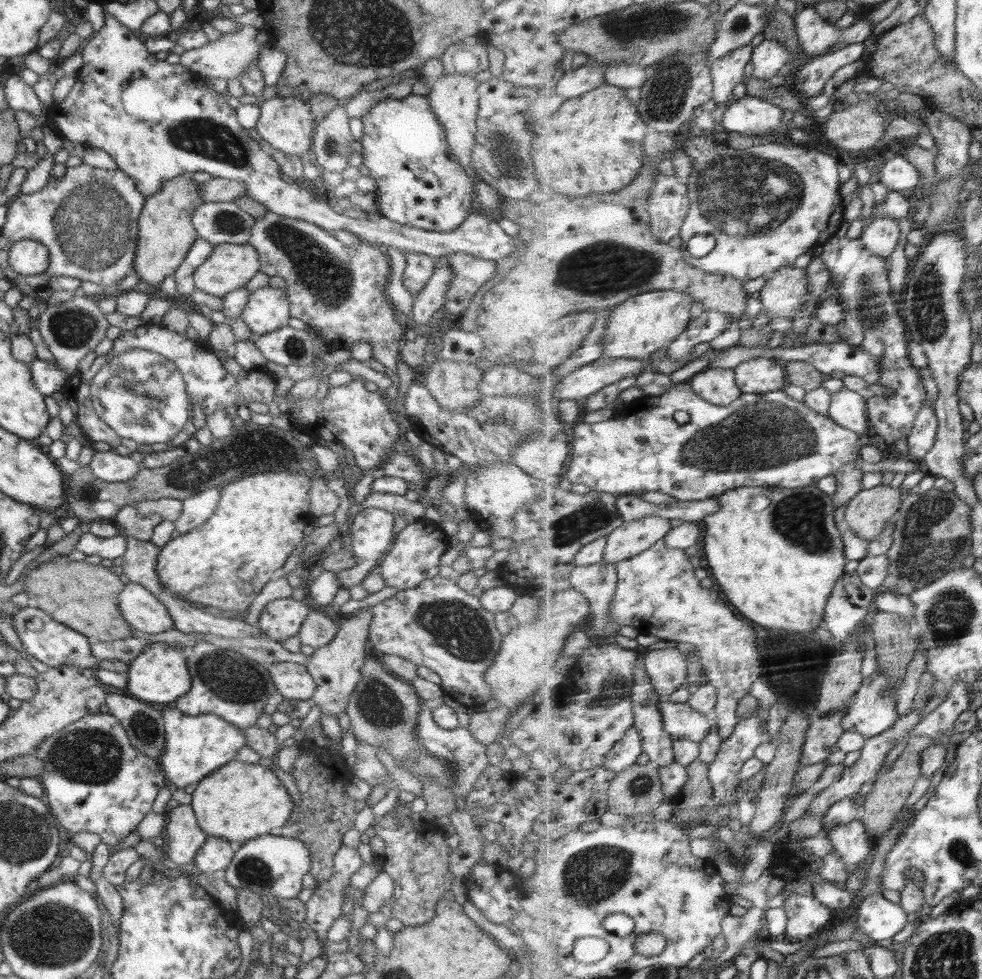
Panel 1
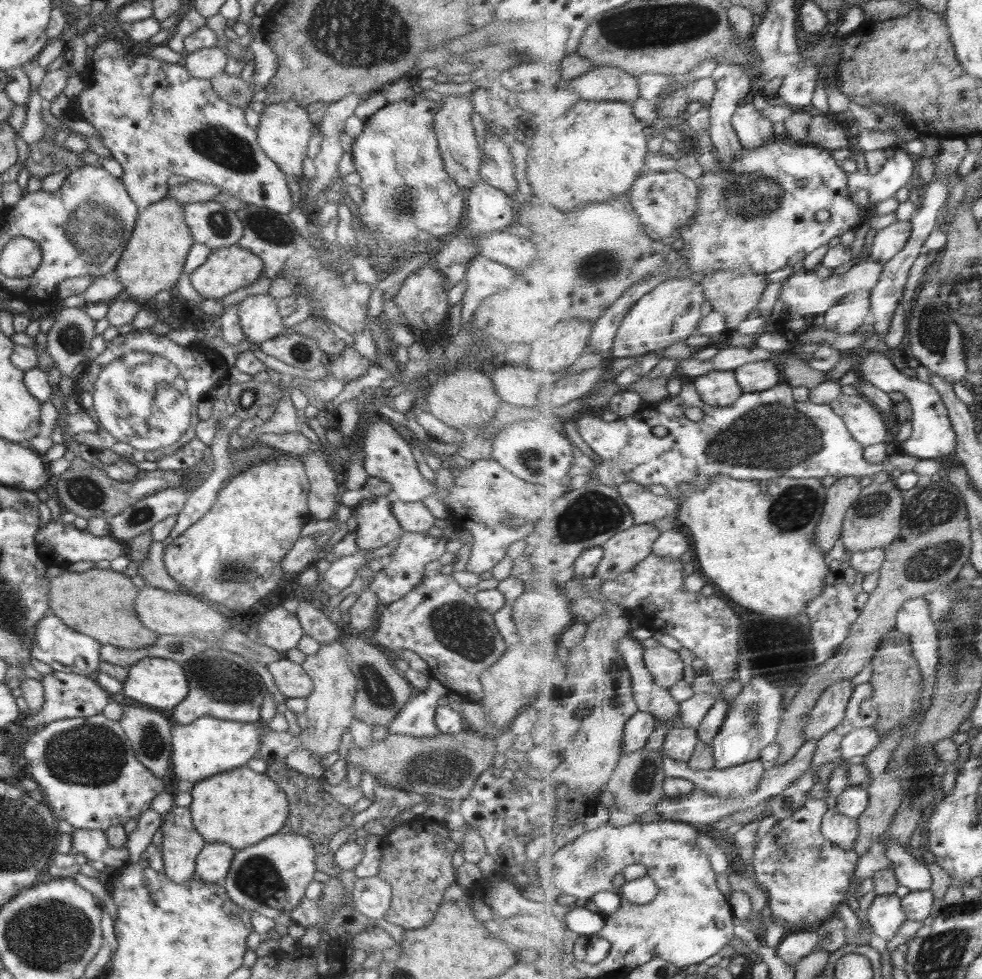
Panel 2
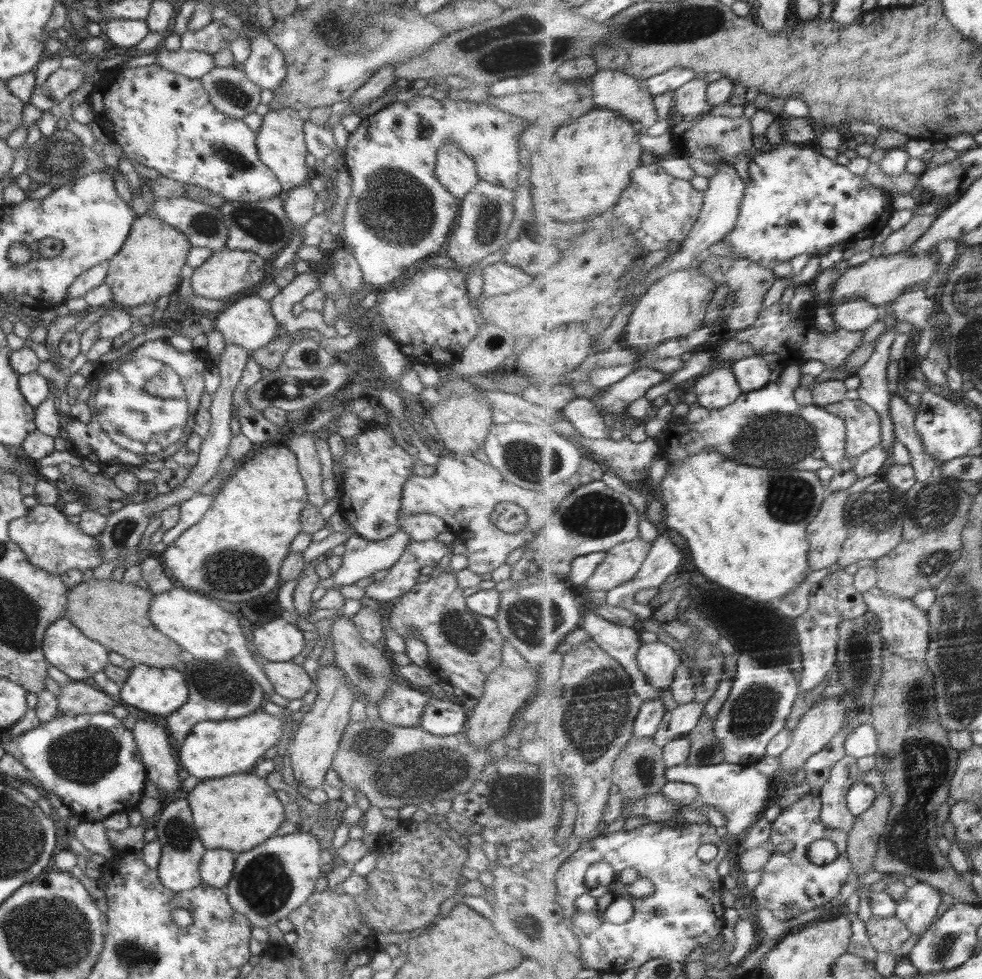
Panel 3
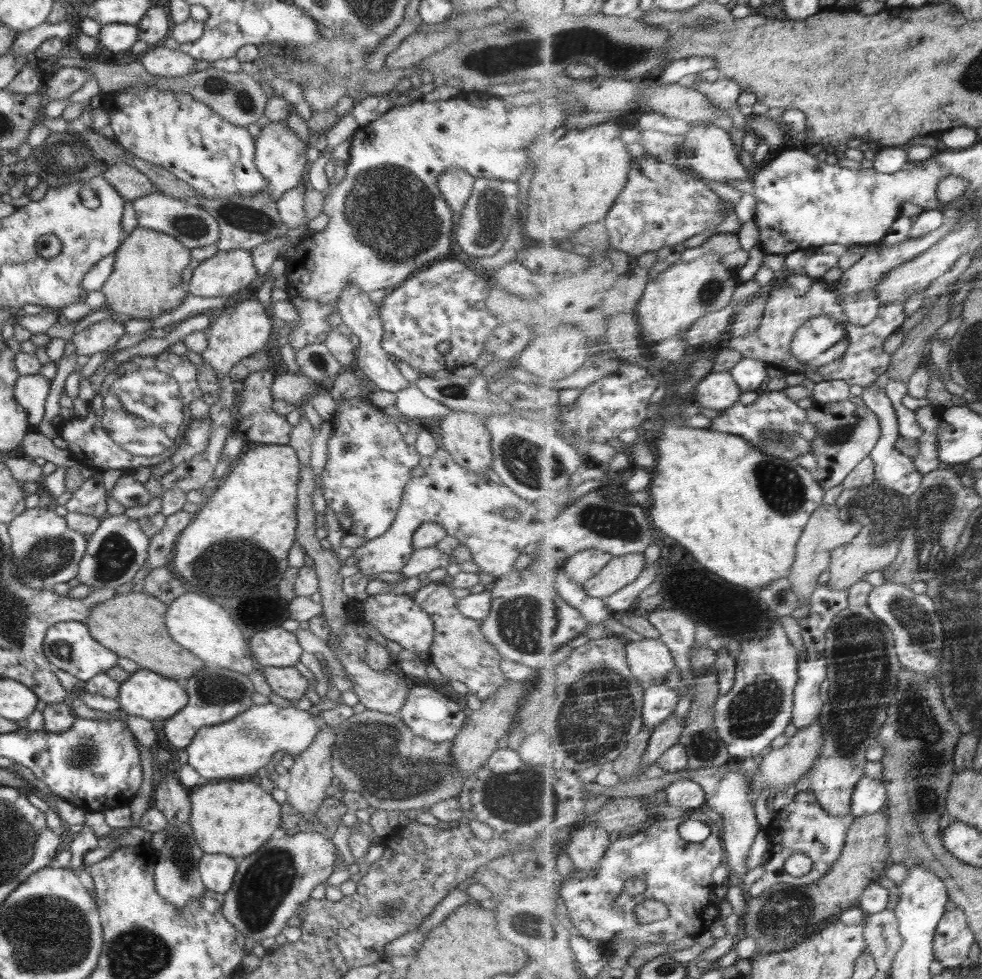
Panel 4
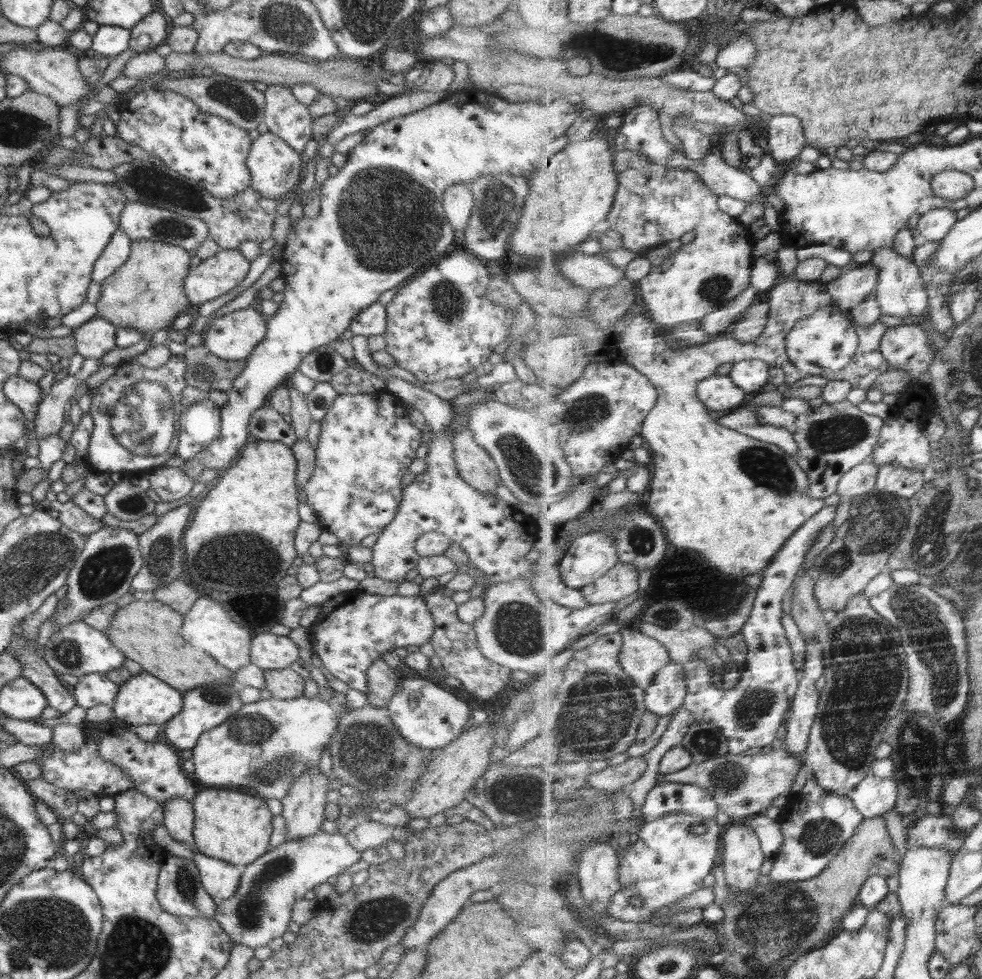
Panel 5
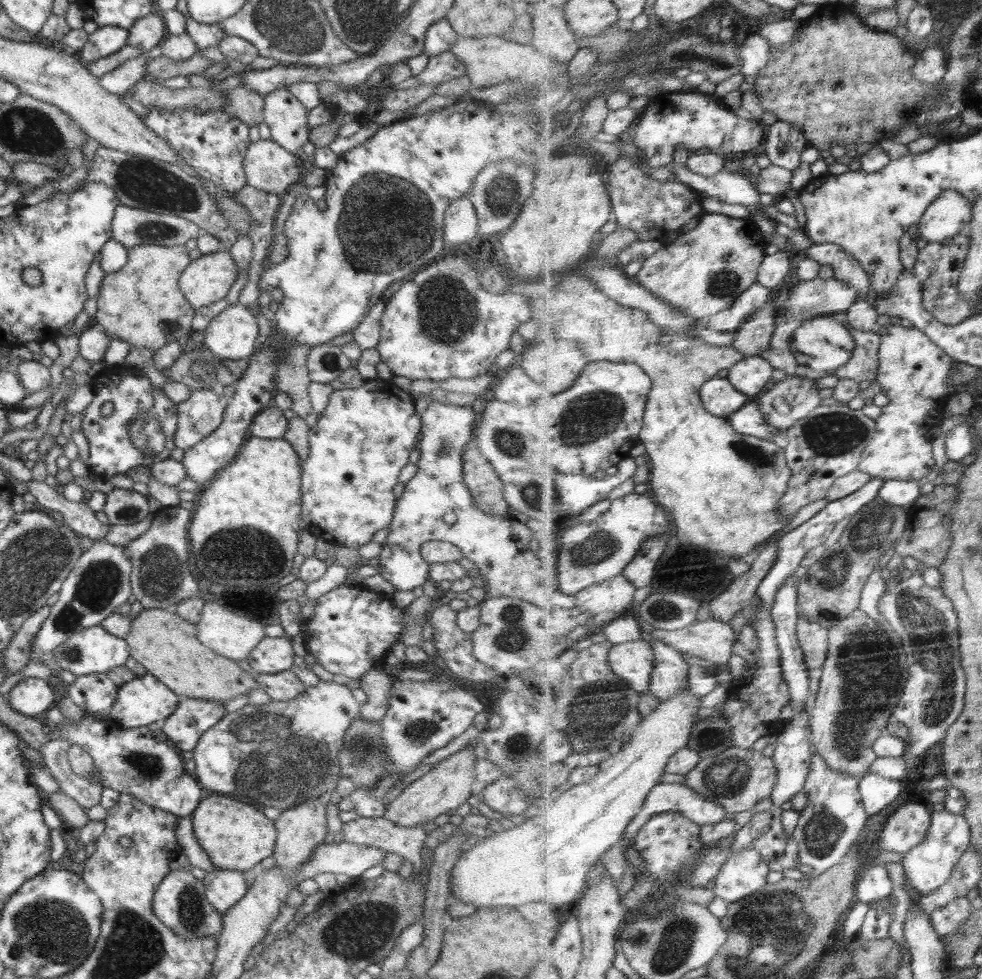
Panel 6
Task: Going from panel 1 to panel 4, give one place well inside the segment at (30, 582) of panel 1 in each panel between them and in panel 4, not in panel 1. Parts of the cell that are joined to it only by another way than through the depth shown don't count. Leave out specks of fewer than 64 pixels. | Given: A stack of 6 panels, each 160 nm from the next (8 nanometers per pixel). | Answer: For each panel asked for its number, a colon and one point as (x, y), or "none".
2: (98, 602)
3: (115, 614)
4: (132, 625)

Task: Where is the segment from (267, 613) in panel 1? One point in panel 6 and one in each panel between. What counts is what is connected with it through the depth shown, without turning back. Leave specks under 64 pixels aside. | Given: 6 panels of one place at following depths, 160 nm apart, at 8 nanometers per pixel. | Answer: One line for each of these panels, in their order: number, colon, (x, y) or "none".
2: (279, 629)
3: (278, 641)
4: (277, 647)
5: (268, 651)
6: (272, 655)

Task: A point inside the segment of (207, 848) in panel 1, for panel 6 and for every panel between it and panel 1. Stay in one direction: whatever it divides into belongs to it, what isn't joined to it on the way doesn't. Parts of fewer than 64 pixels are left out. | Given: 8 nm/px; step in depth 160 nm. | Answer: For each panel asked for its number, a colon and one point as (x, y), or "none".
2: (213, 862)
3: (216, 866)
4: (217, 871)
5: (220, 879)
6: (223, 888)

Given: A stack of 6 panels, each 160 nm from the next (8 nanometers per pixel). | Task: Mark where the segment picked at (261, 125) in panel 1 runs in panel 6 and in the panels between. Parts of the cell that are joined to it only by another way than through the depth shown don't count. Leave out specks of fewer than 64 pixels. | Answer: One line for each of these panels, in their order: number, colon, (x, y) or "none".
2: (284, 131)
3: (281, 146)
4: (280, 156)
5: (275, 167)
6: (268, 166)

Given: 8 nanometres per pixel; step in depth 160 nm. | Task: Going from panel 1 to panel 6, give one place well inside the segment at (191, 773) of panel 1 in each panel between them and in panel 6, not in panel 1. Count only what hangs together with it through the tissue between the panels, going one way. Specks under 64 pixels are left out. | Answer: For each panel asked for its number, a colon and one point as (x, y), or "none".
2: (209, 745)
3: (212, 749)
4: (237, 749)
5: (261, 749)
6: (278, 754)

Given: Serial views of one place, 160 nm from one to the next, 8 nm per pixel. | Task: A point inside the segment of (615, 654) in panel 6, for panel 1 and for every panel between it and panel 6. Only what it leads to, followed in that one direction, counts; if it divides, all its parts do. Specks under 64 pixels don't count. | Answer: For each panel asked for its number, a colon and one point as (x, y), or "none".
1: (669, 667)
2: (667, 666)
3: (660, 661)
4: (651, 660)
5: (643, 656)

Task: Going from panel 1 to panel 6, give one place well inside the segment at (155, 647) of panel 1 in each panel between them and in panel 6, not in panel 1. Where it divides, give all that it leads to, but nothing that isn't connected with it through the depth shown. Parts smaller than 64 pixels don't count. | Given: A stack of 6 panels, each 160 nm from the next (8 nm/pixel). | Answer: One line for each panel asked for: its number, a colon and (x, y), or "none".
2: (161, 683)
3: (159, 690)
4: (146, 694)
5: (143, 698)
6: (143, 700)

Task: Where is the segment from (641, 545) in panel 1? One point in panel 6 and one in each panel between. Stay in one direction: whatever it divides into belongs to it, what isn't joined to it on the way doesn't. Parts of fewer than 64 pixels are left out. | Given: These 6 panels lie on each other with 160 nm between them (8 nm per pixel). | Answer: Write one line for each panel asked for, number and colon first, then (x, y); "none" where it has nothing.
2: (623, 553)
3: (624, 562)
4: (621, 571)
5: (624, 579)
6: (617, 595)

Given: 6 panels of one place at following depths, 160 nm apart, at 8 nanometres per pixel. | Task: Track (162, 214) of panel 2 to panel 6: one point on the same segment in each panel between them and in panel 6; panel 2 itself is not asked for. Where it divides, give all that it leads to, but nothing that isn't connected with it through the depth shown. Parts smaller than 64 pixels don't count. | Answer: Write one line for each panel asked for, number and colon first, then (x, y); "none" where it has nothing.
3: (149, 265)
4: (145, 282)
5: (146, 293)
6: (142, 304)

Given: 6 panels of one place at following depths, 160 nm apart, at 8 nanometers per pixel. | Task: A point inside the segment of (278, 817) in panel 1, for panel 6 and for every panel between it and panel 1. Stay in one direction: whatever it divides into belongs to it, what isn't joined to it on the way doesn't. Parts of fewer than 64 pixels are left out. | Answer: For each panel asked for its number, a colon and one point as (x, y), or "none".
2: (240, 807)
3: (237, 812)
4: (234, 817)
5: (235, 827)
6: (236, 836)

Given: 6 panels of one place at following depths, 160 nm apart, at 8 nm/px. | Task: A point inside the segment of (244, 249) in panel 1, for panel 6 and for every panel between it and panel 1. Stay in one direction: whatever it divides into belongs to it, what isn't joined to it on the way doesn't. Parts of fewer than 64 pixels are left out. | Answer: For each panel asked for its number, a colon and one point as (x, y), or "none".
2: (225, 270)
3: (226, 272)
4: (225, 273)
5: (217, 275)
6: (207, 279)

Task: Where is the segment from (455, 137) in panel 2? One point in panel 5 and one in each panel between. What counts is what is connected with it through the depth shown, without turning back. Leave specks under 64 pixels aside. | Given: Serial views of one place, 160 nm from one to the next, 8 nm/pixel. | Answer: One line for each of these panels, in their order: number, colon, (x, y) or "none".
3: (455, 170)
4: (455, 185)
5: (457, 200)

